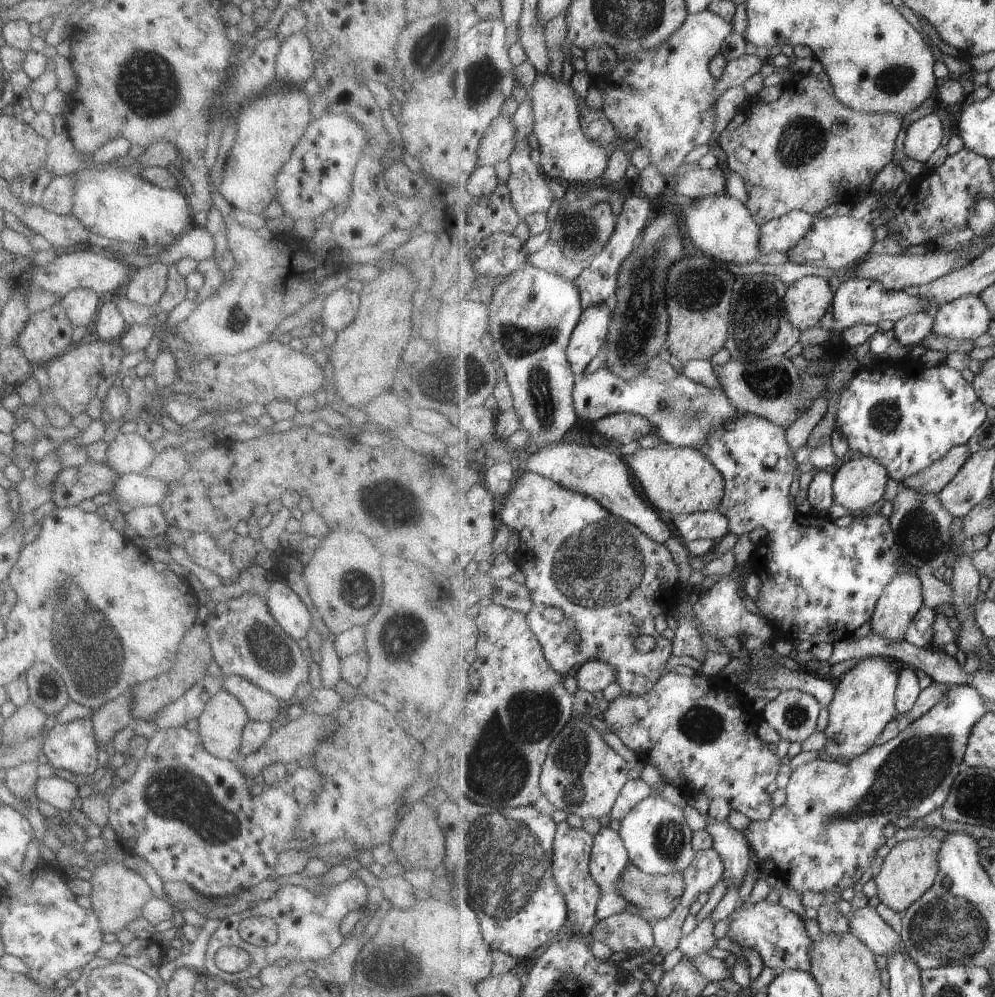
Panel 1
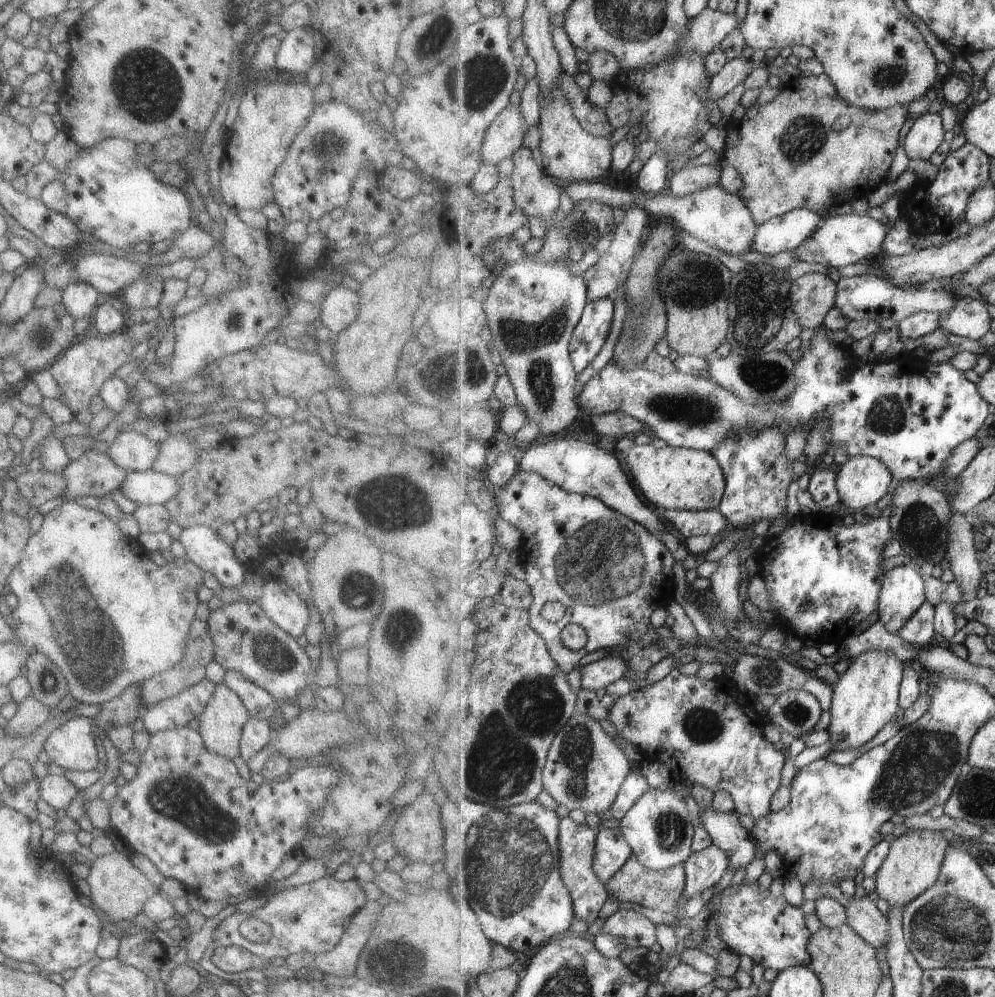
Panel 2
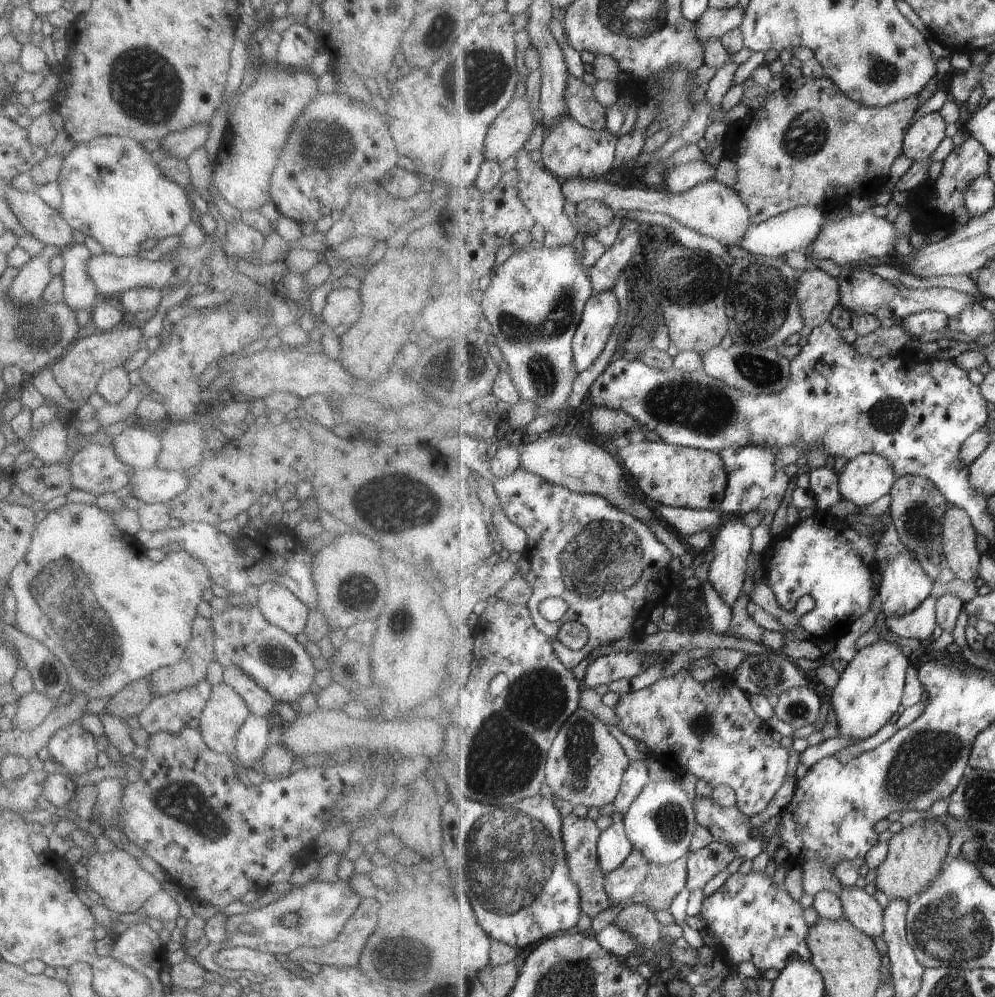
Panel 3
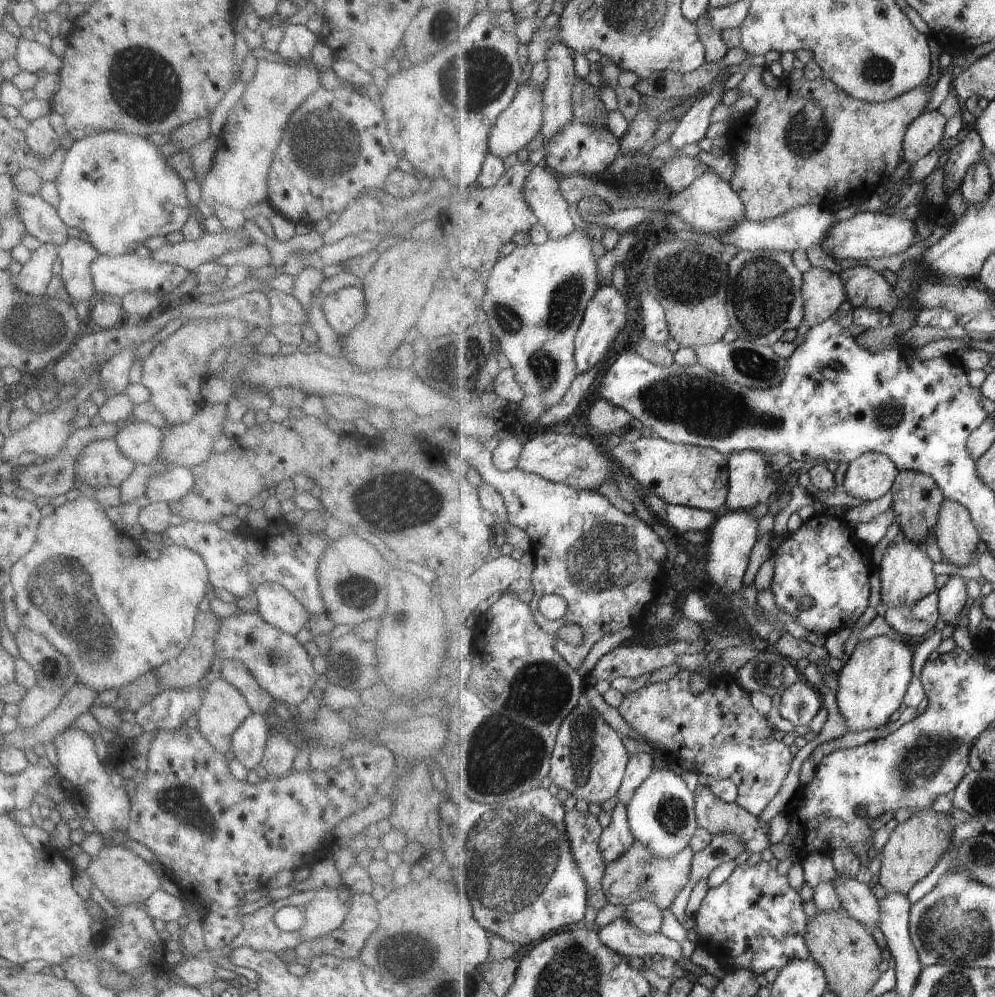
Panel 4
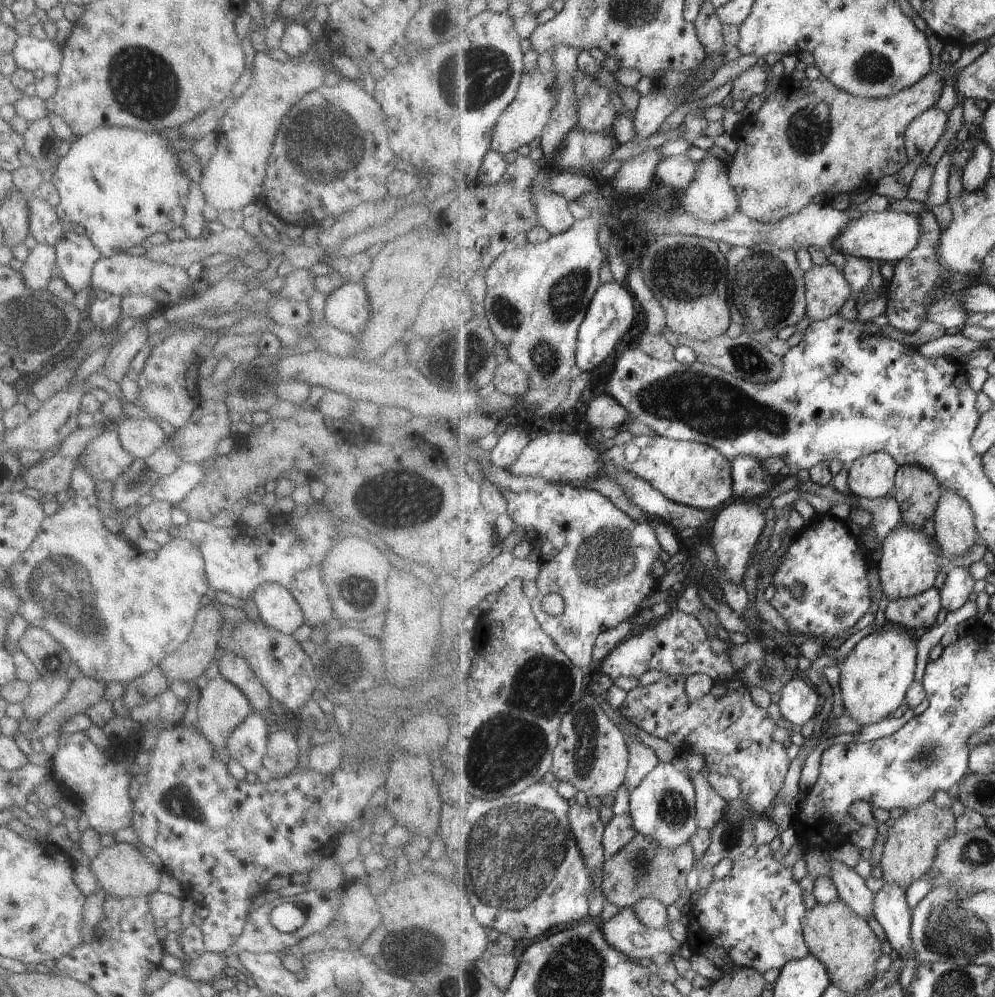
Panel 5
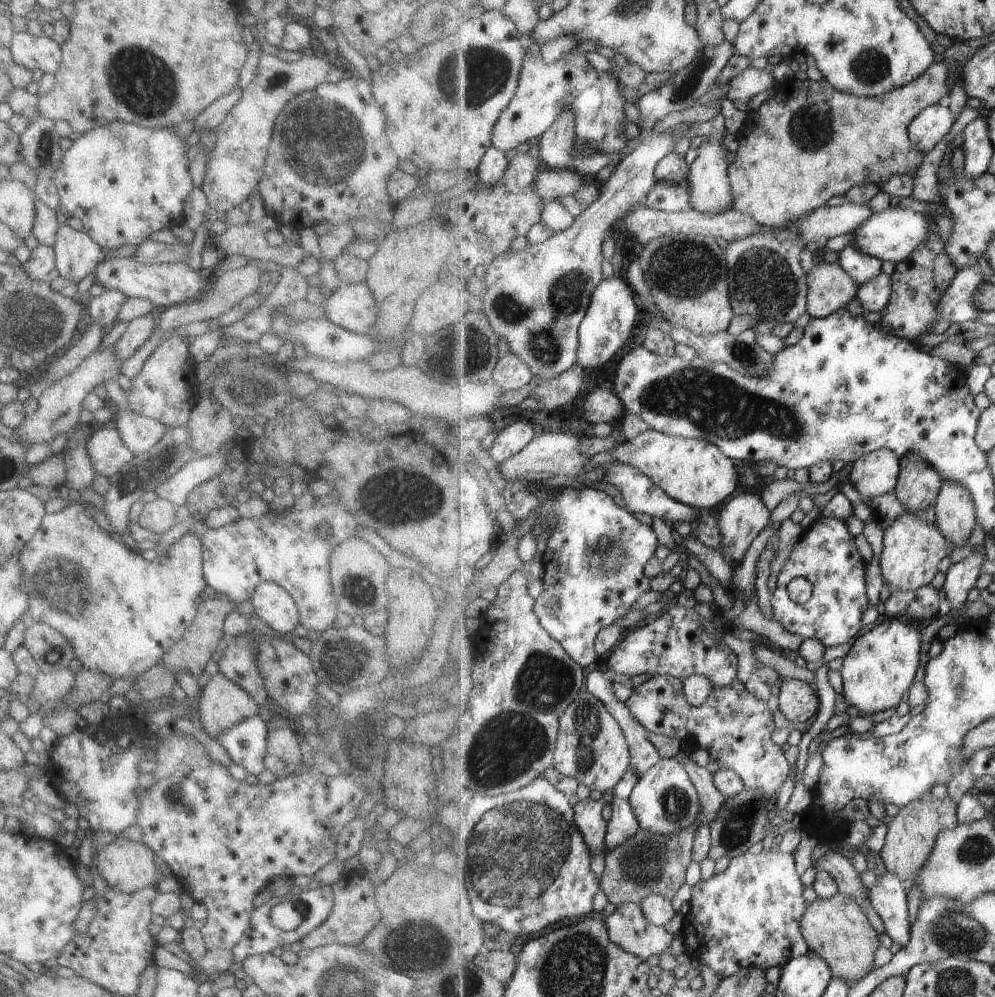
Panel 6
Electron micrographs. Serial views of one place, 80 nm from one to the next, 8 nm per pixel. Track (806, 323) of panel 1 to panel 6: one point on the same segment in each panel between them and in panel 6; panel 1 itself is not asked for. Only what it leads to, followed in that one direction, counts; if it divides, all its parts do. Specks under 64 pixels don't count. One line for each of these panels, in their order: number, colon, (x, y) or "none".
2: (813, 295)
3: (819, 292)
4: (824, 291)
5: (827, 289)
6: (830, 289)

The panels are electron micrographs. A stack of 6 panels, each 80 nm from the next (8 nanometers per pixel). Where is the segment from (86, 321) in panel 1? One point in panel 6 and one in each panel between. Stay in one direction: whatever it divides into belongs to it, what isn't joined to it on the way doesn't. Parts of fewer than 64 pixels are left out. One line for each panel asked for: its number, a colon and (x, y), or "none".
2: (79, 299)
3: (78, 292)
4: (75, 255)
5: (74, 255)
6: (75, 255)

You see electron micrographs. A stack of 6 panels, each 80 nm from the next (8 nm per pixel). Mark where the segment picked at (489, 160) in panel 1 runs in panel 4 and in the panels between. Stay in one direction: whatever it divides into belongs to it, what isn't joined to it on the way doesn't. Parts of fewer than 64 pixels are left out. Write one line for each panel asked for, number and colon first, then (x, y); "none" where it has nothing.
2: (505, 135)
3: (513, 127)
4: (520, 122)

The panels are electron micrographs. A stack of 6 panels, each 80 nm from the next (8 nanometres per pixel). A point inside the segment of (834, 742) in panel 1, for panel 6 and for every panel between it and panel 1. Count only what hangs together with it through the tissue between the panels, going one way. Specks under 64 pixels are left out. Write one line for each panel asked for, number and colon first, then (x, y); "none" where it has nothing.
2: (866, 698)
3: (870, 691)
4: (873, 683)
5: (875, 678)
6: (880, 667)

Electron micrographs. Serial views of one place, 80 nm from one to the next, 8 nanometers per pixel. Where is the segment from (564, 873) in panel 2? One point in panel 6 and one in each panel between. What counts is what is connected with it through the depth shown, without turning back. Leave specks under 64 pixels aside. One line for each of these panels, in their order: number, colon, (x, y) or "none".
3: (581, 835)
4: (584, 831)
5: (588, 828)
6: (590, 821)

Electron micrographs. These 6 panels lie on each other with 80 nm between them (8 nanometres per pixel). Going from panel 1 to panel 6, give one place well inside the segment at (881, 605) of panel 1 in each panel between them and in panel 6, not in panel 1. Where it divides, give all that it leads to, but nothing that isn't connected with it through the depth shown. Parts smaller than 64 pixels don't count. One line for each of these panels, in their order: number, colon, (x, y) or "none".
2: (904, 592)
3: (904, 585)
4: (906, 572)
5: (909, 564)
6: (912, 549)

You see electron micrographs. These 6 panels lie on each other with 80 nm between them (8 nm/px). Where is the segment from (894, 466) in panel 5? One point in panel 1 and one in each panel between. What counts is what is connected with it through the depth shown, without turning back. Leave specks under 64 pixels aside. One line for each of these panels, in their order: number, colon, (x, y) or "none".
1: (858, 484)
2: (861, 481)
3: (865, 479)
4: (872, 475)

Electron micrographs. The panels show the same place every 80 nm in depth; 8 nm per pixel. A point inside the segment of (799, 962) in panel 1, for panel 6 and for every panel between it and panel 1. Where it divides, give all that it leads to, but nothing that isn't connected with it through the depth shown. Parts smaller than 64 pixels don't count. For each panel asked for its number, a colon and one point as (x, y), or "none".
2: (773, 933)
3: (754, 921)
4: (756, 920)
5: (754, 918)
6: (748, 916)

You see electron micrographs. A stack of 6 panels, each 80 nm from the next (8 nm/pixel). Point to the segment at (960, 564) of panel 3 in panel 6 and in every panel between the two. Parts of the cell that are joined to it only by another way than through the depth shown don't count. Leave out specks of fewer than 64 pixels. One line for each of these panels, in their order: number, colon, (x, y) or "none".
4: (957, 536)
5: (956, 532)
6: (955, 511)

